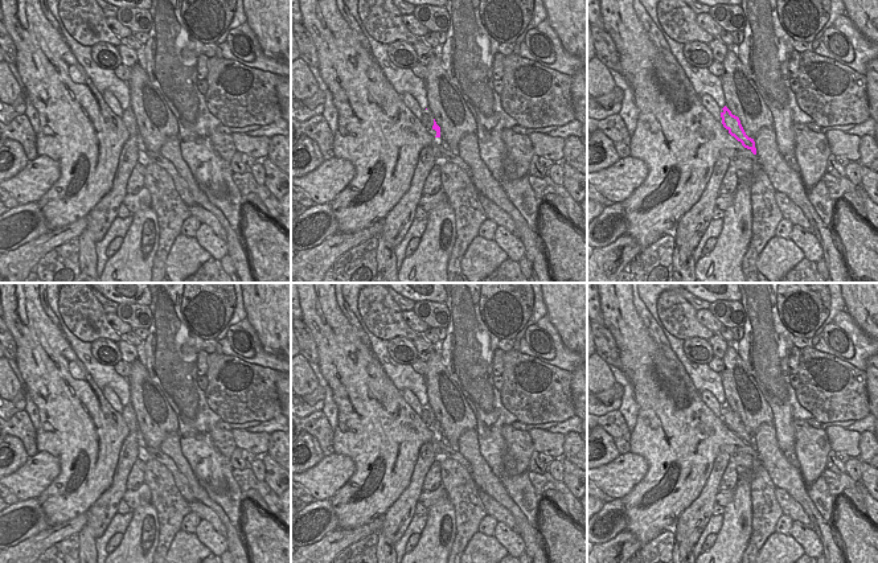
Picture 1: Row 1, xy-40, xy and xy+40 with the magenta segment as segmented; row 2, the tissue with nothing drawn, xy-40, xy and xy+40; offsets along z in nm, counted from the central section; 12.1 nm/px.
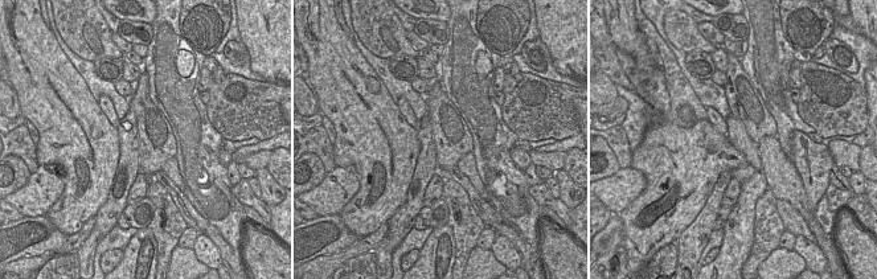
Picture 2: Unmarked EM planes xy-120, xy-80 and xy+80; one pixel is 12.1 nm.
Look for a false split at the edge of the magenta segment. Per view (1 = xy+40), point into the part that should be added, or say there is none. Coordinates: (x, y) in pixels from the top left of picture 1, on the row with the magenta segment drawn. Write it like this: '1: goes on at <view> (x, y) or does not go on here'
1: does not go on here

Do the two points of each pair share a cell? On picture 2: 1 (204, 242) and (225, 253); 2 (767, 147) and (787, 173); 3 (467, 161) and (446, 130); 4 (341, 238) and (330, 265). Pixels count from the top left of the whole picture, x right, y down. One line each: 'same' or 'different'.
1: different
2: same
3: different
4: different

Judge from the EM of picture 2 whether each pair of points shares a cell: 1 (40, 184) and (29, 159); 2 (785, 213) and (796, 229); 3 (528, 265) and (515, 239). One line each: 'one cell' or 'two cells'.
1: two cells
2: one cell
3: one cell

